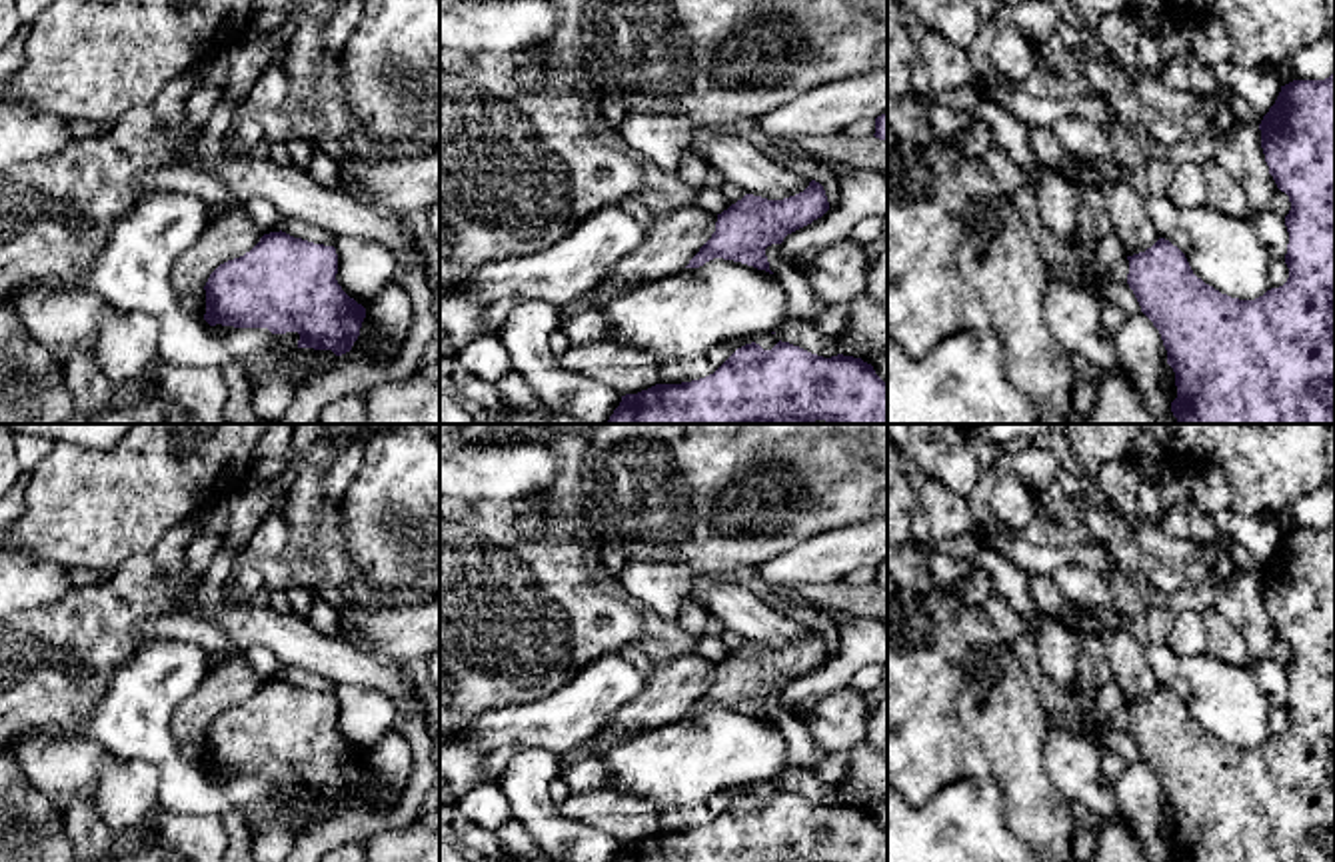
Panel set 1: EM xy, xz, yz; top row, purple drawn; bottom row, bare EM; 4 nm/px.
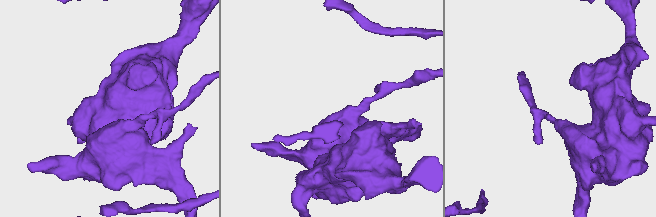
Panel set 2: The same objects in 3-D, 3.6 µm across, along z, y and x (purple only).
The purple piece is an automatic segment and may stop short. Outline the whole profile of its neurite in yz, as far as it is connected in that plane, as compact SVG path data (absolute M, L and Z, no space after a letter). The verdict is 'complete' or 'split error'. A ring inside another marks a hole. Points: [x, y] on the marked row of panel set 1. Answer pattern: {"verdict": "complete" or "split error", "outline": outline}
{"verdict": "complete", "outline": "M1335 72L1325 80L1293 80L1261 124L1261 148L1277 188L1289 196L1285 216L1289 278L1255 300L1221 294L1197 278L1185 254L1159 238L1145 252L1127 256L1127 284L1141 312L1159 330L1167 364L1175 372L1171 412L1179 424L1335 424Z"}

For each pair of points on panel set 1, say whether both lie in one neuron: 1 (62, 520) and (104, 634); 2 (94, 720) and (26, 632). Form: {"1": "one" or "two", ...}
{"1": "two", "2": "two"}

